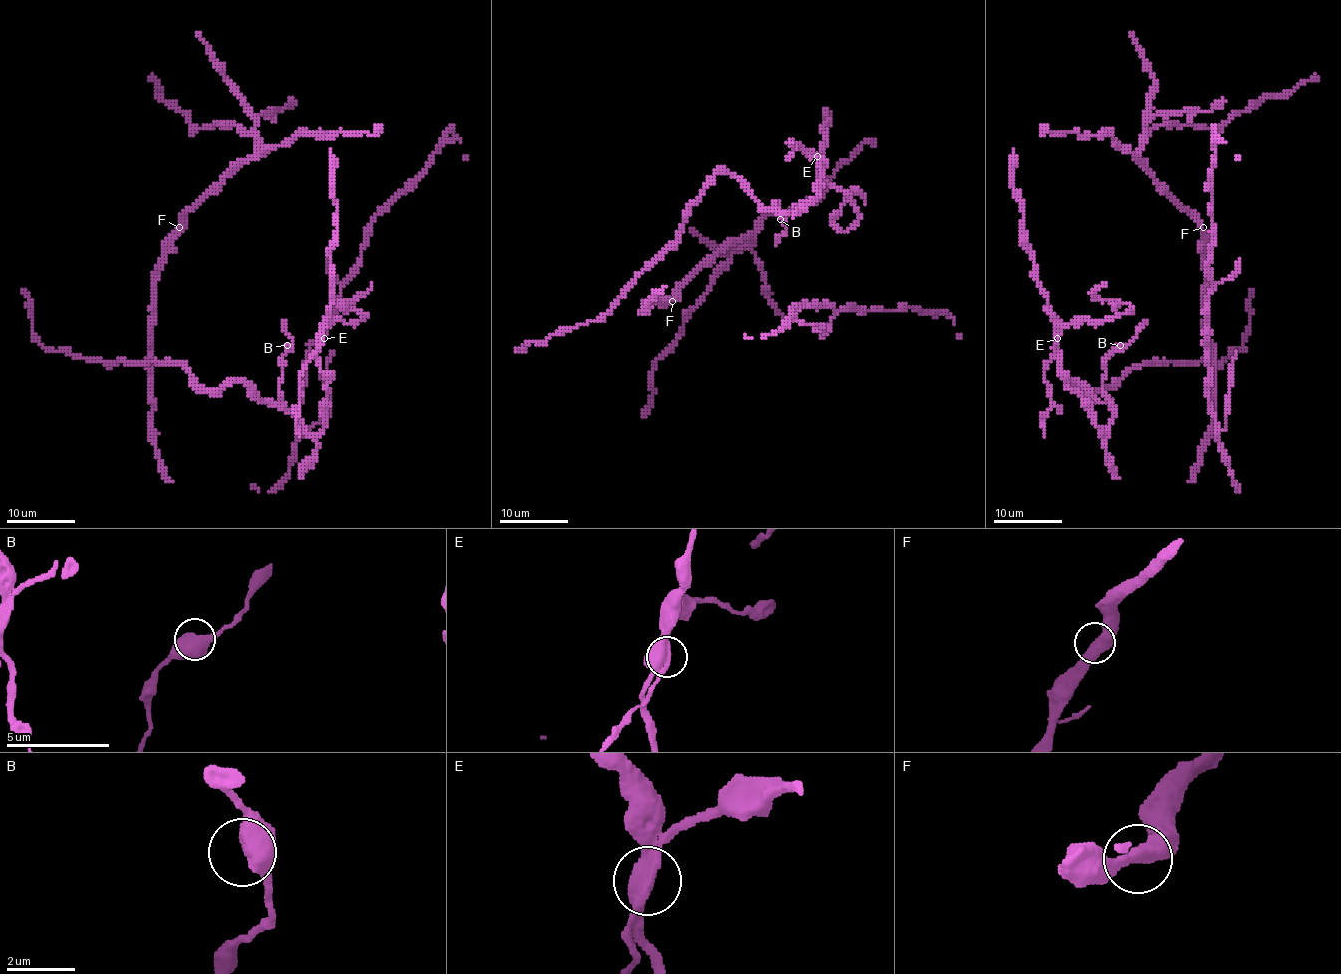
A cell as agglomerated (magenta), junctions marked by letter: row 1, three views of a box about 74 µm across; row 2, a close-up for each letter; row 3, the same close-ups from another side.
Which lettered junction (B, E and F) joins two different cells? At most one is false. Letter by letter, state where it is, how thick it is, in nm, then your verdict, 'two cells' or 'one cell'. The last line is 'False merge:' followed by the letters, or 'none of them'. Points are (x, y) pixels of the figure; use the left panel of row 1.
B: at (287, 345); 550 nm thick; one cell
E: at (324, 338); 500 nm thick; two cells
F: at (179, 227); 480 nm thick; one cell
False merge: E

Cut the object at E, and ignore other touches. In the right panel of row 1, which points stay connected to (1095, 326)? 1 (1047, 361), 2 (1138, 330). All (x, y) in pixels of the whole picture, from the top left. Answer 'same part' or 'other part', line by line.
1: same part
2: other part

